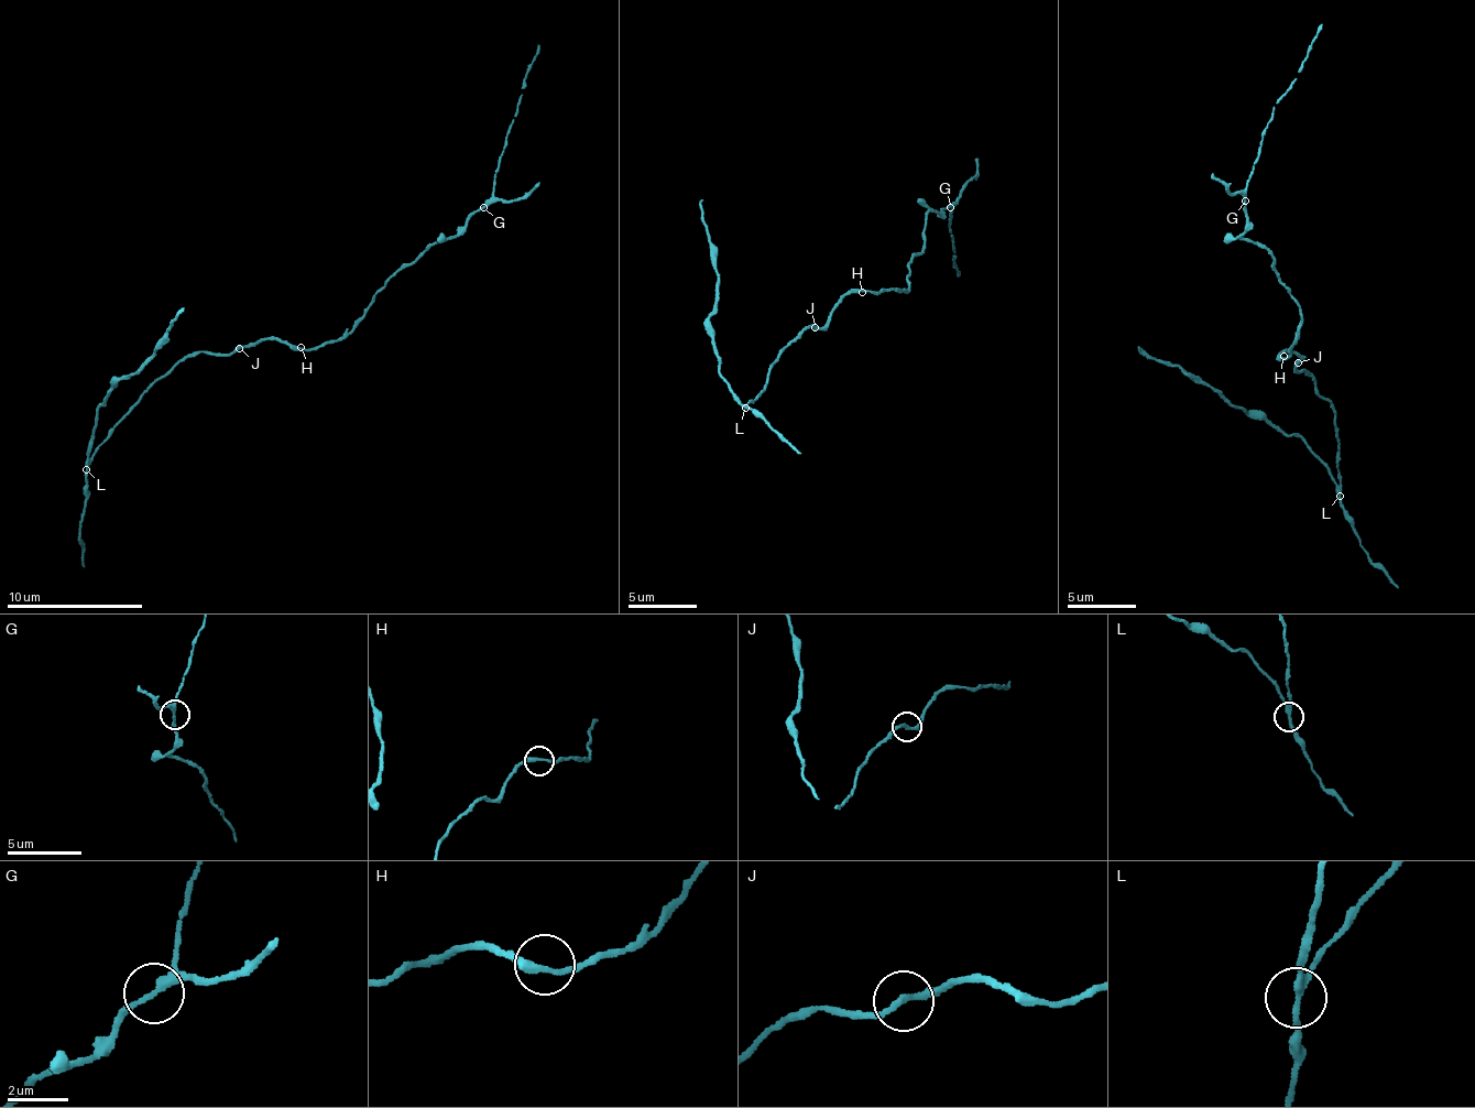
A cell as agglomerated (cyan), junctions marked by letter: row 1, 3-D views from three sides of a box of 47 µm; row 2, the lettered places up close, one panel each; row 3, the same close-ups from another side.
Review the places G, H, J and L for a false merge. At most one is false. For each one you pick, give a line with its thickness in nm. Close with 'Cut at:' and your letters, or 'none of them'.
L: Thickness 180 nm
Cut at: L

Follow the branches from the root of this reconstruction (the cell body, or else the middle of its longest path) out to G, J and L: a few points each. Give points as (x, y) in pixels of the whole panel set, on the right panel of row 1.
G: (1288, 352), (1279, 360), (1290, 358), (1296, 345), (1299, 308), (1268, 251), (1242, 235), (1249, 216), (1245, 201)
J: (1288, 352), (1298, 354), (1302, 361), (1298, 362)
L: (1288, 352), (1298, 354), (1302, 361), (1295, 364), (1296, 371), (1310, 371), (1333, 410), (1339, 428), (1340, 495)

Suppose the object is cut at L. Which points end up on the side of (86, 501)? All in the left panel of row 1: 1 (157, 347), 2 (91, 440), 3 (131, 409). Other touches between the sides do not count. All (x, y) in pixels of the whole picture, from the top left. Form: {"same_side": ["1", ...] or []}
{"same_side": ["1", "2"]}

